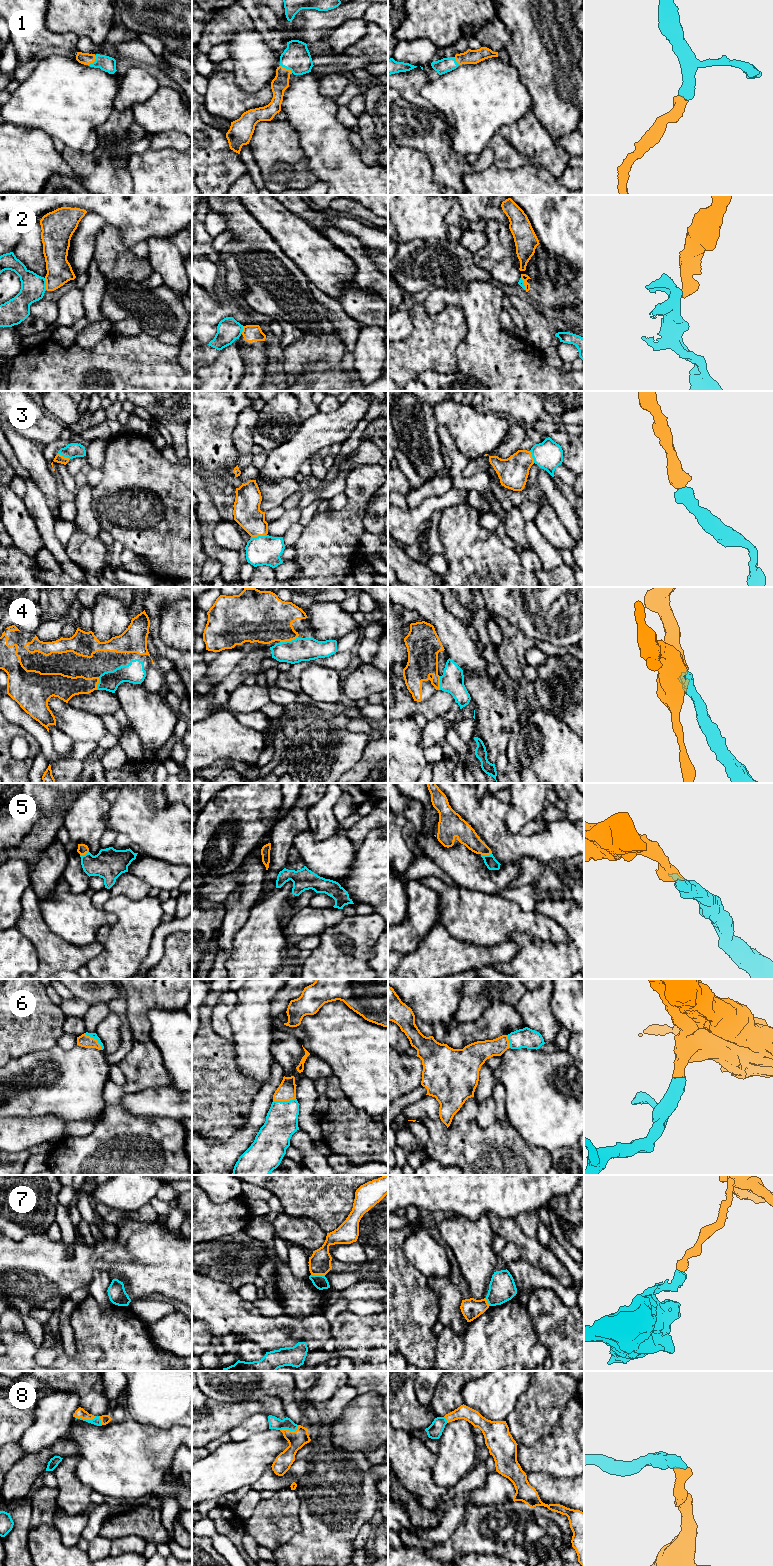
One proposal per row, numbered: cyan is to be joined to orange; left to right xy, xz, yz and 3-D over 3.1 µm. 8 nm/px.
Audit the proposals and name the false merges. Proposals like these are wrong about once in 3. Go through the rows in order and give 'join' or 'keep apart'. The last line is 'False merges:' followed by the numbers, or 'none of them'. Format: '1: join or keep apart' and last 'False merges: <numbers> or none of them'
1: join
2: keep apart
3: join
4: join
5: join
6: join
7: keep apart
8: join
False merges: 2, 7

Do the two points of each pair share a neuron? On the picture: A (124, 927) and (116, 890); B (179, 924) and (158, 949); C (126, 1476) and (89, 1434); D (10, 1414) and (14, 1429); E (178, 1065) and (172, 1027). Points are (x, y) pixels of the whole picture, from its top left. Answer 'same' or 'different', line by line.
A: different
B: same
C: same
D: same
E: same

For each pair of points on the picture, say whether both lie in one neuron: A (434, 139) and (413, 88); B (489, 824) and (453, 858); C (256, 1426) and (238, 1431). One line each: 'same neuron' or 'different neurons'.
A: different neurons
B: different neurons
C: same neuron

